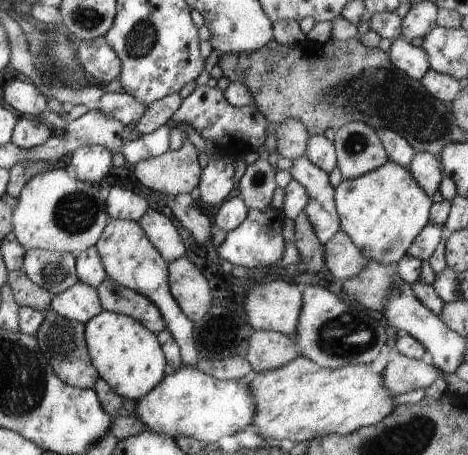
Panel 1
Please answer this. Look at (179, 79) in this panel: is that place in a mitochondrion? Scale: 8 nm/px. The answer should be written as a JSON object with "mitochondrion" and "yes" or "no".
{"mitochondrion":"no"}

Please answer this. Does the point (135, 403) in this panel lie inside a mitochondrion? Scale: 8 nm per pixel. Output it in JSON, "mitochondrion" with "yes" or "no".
{"mitochondrion":"no"}

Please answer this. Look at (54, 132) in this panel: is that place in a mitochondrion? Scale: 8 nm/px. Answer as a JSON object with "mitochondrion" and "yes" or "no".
{"mitochondrion":"no"}

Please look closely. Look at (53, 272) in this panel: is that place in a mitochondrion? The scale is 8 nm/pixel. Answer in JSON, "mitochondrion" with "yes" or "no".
{"mitochondrion":"yes"}

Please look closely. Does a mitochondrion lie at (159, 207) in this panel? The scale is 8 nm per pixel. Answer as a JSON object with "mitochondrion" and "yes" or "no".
{"mitochondrion":"no"}

